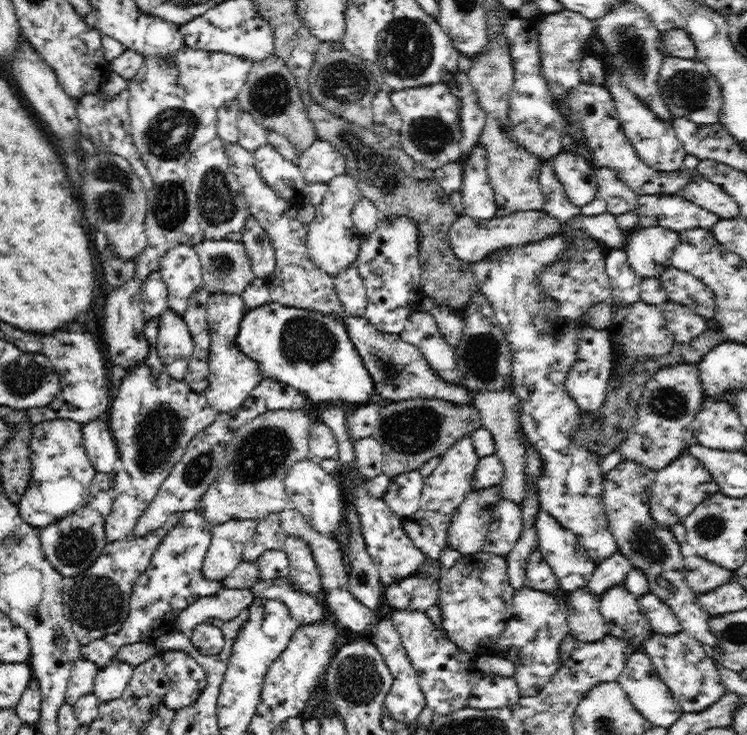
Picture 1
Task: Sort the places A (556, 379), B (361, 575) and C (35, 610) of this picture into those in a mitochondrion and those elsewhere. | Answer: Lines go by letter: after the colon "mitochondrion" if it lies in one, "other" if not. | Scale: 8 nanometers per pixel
A: other
B: mitochondrion
C: mitochondrion

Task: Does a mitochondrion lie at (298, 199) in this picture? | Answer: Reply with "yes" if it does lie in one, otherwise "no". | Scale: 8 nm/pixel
no

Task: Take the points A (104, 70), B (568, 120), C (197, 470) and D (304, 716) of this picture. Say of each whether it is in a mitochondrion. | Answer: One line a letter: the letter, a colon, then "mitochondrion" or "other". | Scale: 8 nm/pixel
A: other
B: other
C: mitochondrion
D: other

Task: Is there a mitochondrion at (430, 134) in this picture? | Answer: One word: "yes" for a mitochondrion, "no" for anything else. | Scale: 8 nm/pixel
yes

